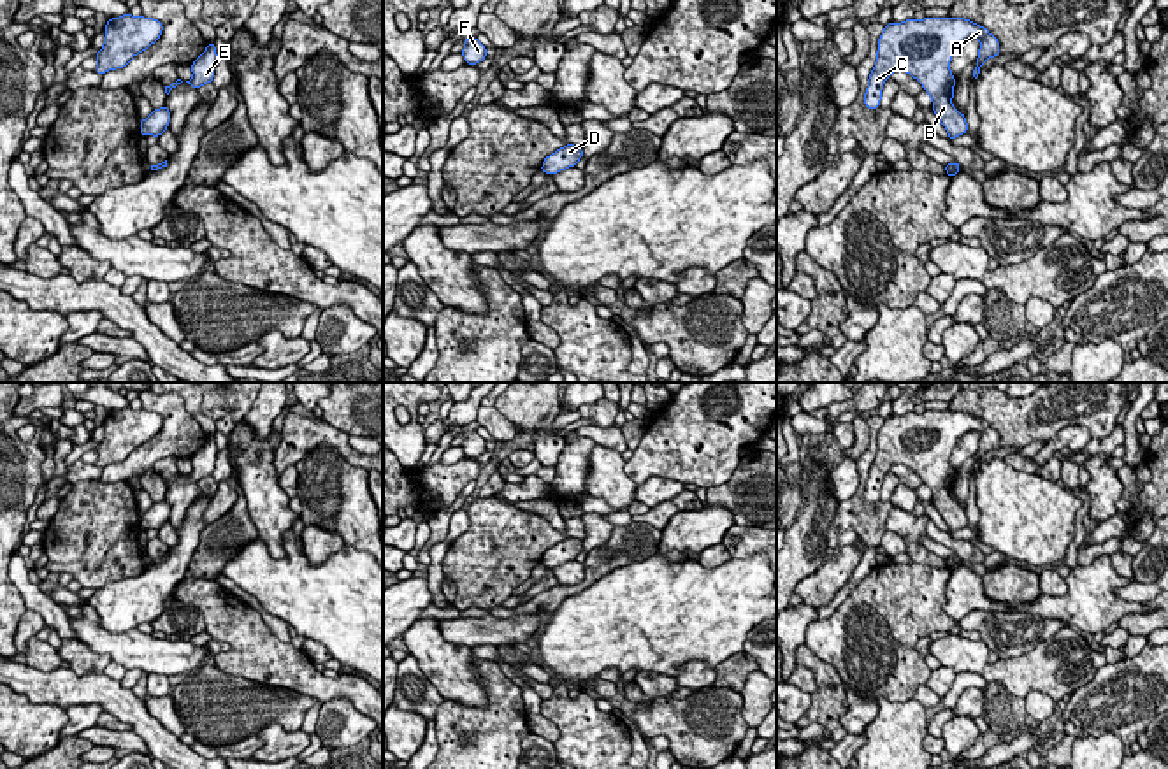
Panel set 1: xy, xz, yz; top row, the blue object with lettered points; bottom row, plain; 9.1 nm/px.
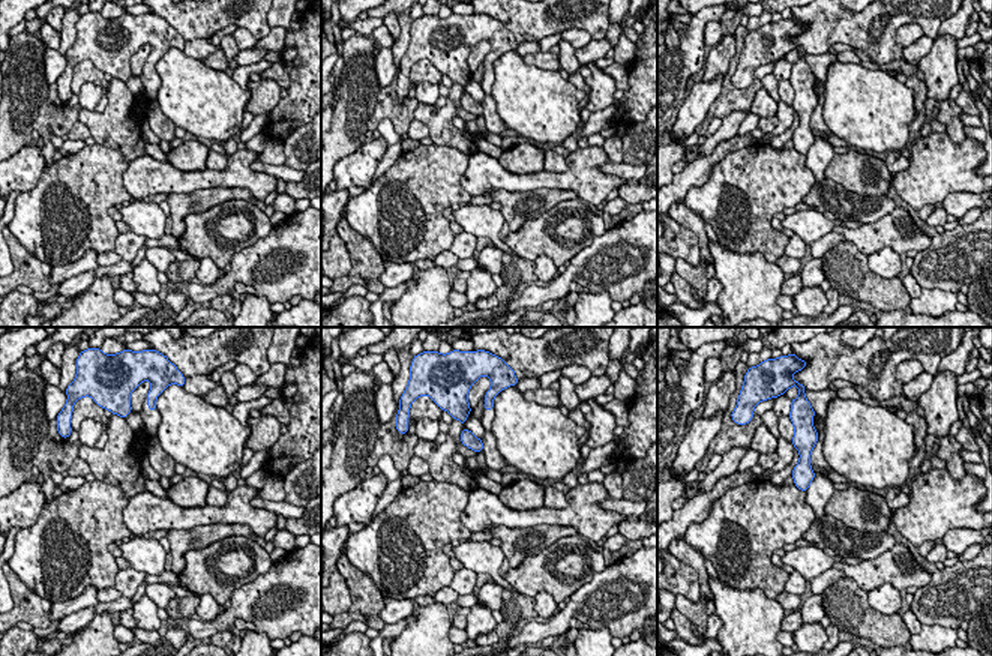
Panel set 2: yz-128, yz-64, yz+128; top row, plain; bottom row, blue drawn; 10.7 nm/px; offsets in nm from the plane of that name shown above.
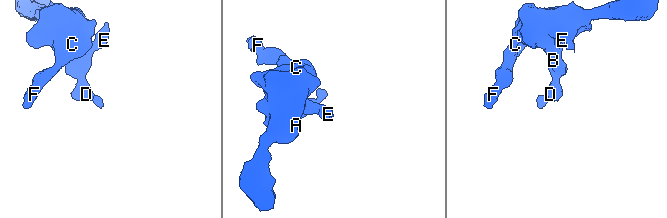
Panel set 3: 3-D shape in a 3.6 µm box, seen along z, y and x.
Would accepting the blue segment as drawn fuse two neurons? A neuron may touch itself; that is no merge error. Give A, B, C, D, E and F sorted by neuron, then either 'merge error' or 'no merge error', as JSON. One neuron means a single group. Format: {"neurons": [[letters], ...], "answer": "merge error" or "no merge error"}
{"neurons": [["A", "B", "C", "D", "E", "F"]], "answer": "no merge error"}

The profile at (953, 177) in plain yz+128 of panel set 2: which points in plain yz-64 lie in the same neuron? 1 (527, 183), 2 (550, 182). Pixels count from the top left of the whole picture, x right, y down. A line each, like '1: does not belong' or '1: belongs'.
1: belongs
2: belongs

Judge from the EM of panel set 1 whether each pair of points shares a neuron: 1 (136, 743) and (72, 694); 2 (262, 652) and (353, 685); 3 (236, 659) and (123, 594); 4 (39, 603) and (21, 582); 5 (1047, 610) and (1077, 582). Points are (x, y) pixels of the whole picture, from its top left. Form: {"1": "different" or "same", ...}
{"1": "different", "2": "same", "3": "different", "4": "same", "5": "same"}

